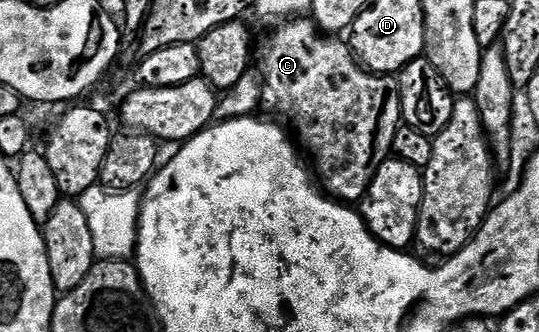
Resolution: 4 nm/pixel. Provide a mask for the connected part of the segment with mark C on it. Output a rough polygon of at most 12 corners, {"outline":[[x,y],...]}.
{"outline":[[306,17],[263,46],[262,109],[322,189],[362,203],[398,81]]}

